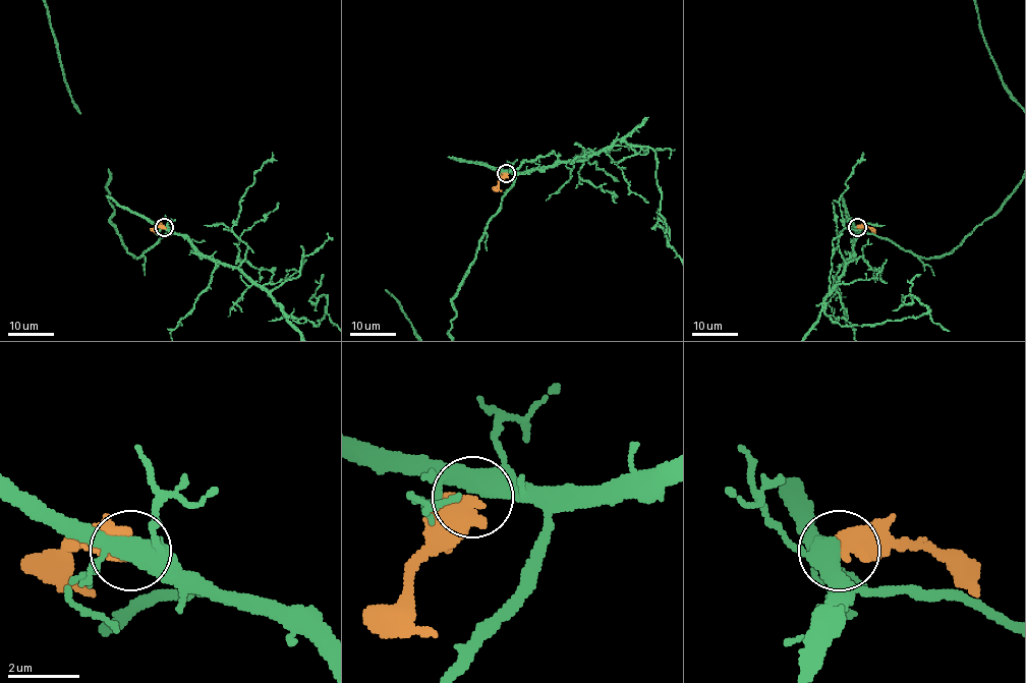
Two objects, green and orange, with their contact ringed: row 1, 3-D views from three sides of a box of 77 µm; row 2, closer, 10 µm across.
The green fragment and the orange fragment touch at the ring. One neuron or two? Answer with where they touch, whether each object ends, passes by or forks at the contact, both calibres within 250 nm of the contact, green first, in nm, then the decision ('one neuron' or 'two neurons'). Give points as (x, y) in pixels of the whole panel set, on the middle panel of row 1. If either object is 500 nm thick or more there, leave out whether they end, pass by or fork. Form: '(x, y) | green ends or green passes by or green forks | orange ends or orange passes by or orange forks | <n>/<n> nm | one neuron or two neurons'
(506, 173) | 440/650 nm | two neurons

